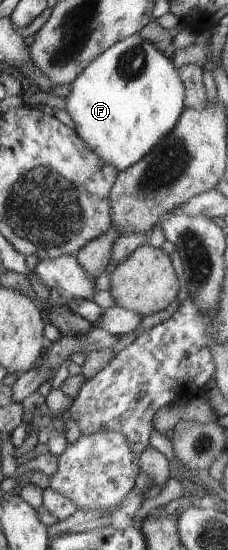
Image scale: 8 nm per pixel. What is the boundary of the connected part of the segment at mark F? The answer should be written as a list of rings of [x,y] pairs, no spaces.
[[[139,34],[130,35],[128,38],[113,44],[108,50],[105,50],[98,58],[95,58],[88,64],[85,70],[82,70],[82,72],[78,74],[78,76],[70,83],[70,88],[70,93],[65,96],[66,108],[64,110],[74,121],[74,130],[90,150],[93,150],[104,162],[111,163],[112,166],[115,166],[119,172],[126,170],[128,167],[136,164],[139,160],[142,160],[142,158],[144,158],[144,156],[146,156],[146,154],[148,154],[162,138],[167,134],[170,134],[185,110],[185,88],[177,68],[174,67],[173,60],[169,59],[165,54],[162,54],[162,52],[155,47],[154,43],[144,40]]]

